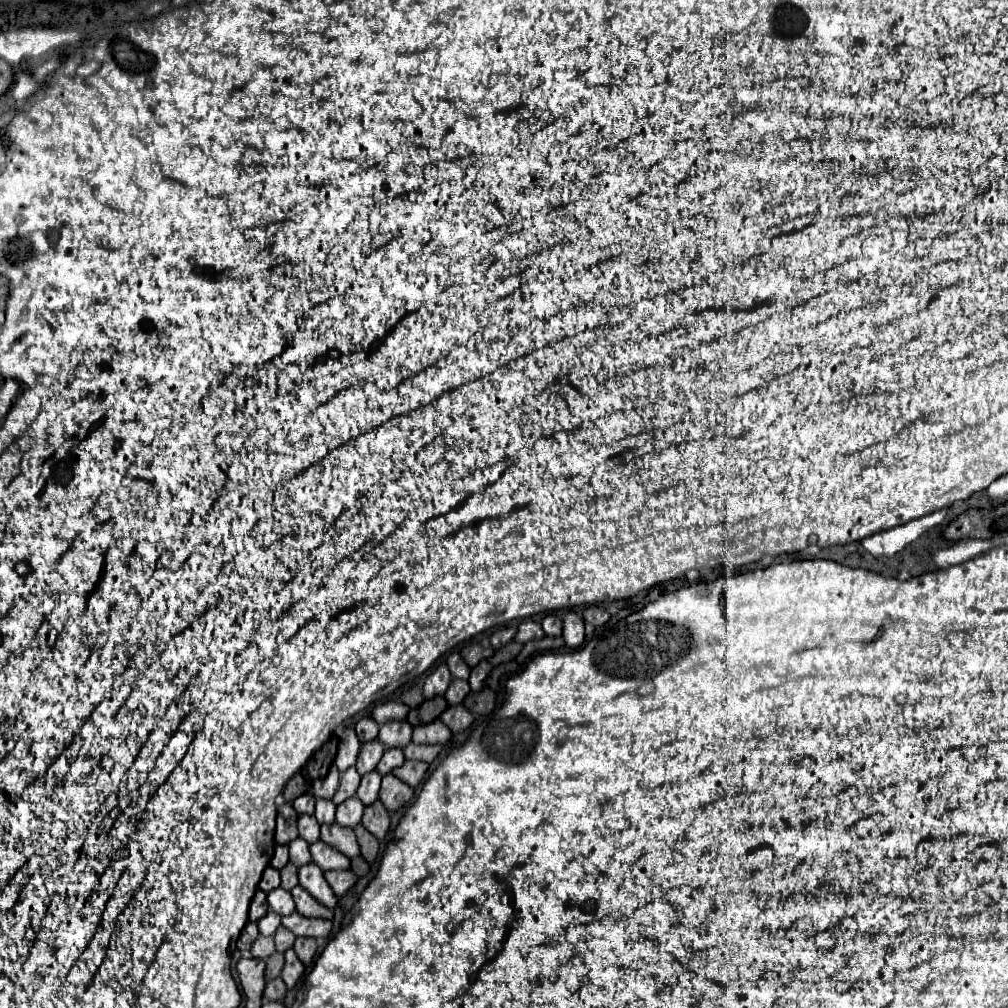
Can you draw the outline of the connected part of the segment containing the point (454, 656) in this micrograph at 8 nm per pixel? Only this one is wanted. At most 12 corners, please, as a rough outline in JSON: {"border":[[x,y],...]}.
{"border":[[459,652],[447,656],[453,678],[469,678],[471,668]]}

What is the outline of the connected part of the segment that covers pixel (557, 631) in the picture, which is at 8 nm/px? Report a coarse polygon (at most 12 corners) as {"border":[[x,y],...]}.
{"border":[[547,614],[541,624],[547,636],[561,636],[563,620]]}

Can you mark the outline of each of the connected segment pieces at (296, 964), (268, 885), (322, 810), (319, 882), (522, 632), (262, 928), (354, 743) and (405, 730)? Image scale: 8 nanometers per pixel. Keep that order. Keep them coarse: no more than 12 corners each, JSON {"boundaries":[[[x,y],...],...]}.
{"boundaries":[[[295,950],[285,952],[281,978],[287,988],[301,980],[305,972],[303,962]],[[267,866],[259,888],[271,892],[281,882],[279,870]],[[317,798],[315,818],[321,824],[335,820],[333,800]],[[317,864],[299,868],[299,884],[327,908],[337,896]],[[525,620],[519,624],[515,642],[529,642],[543,638],[537,622]],[[269,910],[257,924],[259,932],[273,936],[281,914]],[[351,726],[345,728],[335,766],[339,772],[355,766],[359,742]],[[407,720],[385,722],[377,736],[385,748],[411,740]]]}

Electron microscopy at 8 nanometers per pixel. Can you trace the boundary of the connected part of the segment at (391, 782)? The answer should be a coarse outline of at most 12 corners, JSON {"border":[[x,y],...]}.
{"border":[[383,776],[379,798],[387,810],[399,810],[413,798],[413,788]]}

